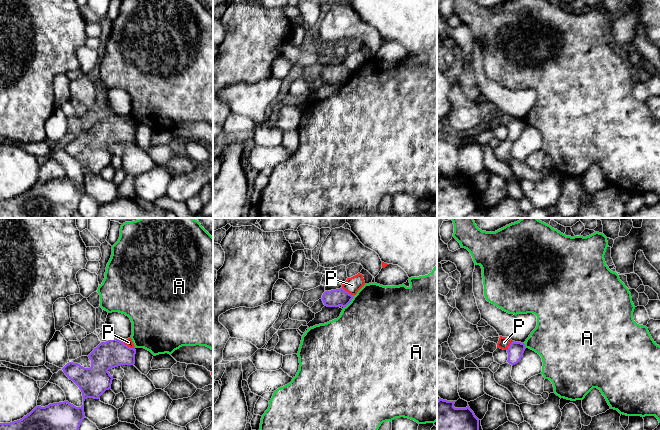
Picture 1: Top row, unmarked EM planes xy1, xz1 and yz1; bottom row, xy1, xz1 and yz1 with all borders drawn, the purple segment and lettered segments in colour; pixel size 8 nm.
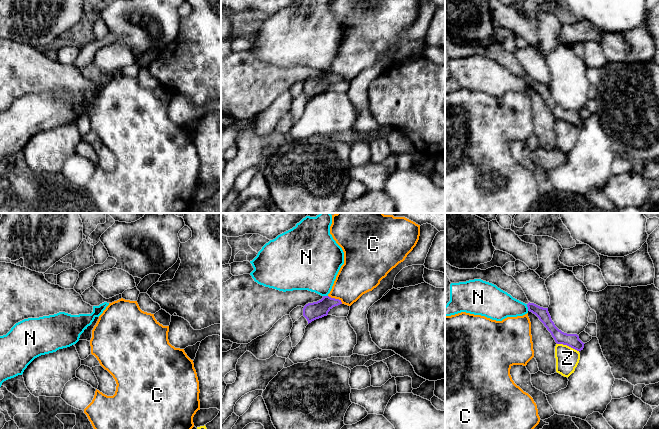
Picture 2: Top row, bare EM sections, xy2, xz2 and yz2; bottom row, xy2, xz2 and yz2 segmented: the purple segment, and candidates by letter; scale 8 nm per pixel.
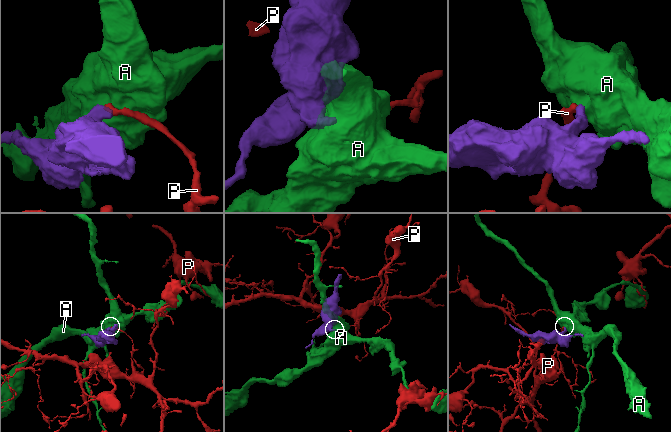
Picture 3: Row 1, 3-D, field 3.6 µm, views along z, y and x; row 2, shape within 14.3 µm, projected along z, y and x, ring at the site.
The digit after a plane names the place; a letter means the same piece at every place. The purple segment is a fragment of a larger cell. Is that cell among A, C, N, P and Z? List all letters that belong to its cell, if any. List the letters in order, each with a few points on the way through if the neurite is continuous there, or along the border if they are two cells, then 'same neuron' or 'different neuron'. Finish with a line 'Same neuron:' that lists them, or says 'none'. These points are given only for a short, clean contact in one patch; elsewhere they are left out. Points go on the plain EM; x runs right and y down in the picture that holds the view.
A: border xz1 (354, 71), (344, 83); different neuron
C: border xz2 (328, 71), (337, 74), (342, 79); different neuron
N: border yz2 (526, 80), (528, 86); different neuron
P: border xy1 (121, 117), (130, 123), (134, 123); different neuron
Z: border yz2 (557, 119), (568, 121), (578, 127); different neuron
Same neuron: none

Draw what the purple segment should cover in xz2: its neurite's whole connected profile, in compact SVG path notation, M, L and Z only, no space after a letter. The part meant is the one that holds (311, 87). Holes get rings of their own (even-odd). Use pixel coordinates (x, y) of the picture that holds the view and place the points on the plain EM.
M323 72L317 78L308 79L303 84L303 92L307 95L308 100L312 97L328 91L328 88L335 82L342 80L341 76Z

